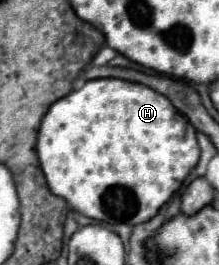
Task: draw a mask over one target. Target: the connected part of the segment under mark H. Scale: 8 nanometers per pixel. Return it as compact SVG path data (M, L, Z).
M91 79L49 107L39 127L37 155L49 189L63 197L71 209L105 223L137 225L149 221L197 165L195 135L187 117L179 115L171 101L151 87L125 79Z

